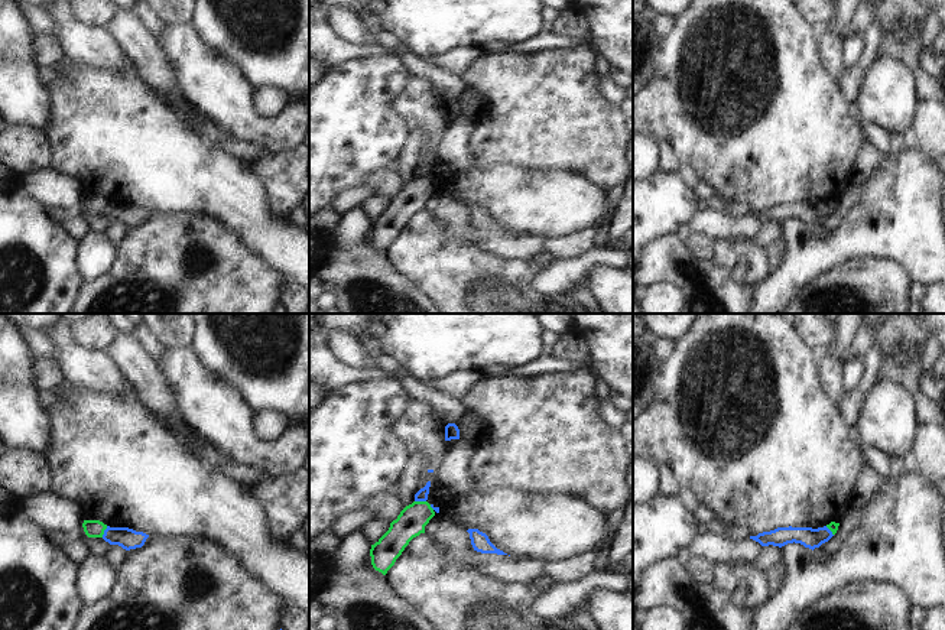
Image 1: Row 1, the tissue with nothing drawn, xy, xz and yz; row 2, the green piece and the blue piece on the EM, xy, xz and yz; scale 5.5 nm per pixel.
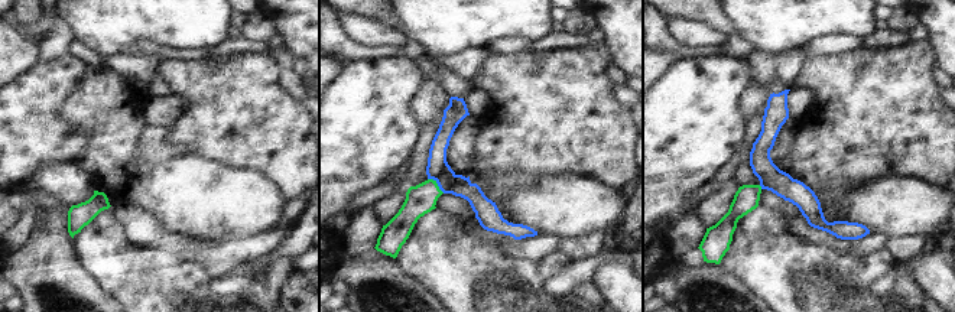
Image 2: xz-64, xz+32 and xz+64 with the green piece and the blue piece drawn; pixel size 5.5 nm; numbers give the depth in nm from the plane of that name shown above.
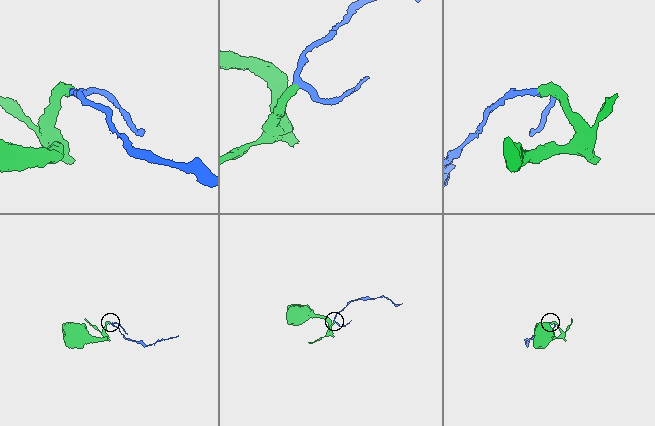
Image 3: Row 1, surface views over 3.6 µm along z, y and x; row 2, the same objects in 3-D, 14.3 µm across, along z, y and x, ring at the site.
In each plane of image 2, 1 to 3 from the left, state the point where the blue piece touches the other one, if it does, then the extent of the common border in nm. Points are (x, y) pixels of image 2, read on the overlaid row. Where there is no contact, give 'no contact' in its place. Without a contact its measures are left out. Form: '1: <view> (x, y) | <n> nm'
1: no contact
2: xz+32 (437, 184) | 130 nm
3: xz+64 (760, 187) | 30 nm

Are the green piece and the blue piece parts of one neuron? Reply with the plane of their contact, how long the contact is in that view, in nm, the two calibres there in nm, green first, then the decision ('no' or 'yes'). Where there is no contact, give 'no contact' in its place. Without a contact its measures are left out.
xy | 70 nm | 100/120 nm | no

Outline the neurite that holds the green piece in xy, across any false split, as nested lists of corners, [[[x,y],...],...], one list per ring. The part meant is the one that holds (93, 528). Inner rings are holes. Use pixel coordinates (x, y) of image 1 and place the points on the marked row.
[[[84,520],[82,527],[88,538],[103,538],[107,525],[100,520]]]

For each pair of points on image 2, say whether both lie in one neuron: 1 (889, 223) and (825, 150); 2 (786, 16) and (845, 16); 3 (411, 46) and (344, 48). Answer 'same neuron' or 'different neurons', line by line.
1: different neurons
2: same neuron
3: same neuron

